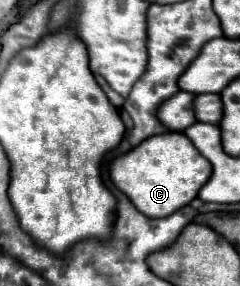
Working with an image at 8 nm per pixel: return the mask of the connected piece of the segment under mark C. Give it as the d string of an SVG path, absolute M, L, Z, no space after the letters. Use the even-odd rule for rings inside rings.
M166 132L144 140L110 164L110 178L148 218L164 218L188 206L208 182L212 166L182 132Z

